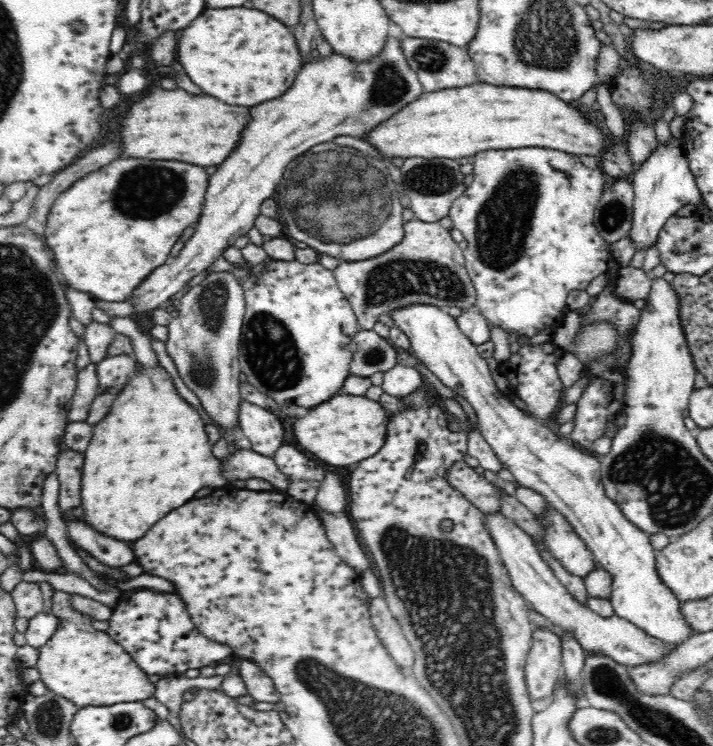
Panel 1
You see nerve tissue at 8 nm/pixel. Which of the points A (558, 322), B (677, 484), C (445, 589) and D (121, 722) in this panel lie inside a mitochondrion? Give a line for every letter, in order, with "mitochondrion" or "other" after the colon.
A: other
B: mitochondrion
C: mitochondrion
D: mitochondrion

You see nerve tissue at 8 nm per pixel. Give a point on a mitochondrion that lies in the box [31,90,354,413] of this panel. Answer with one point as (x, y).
(272, 353)

